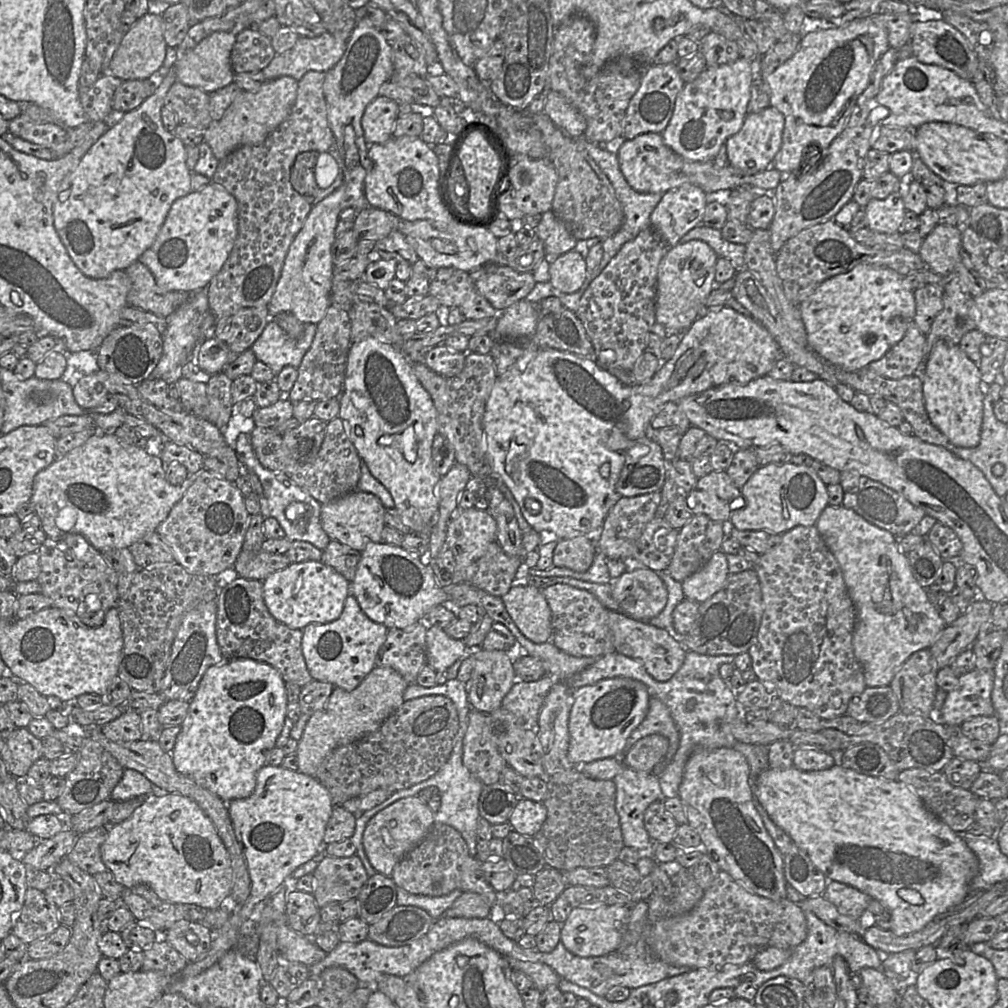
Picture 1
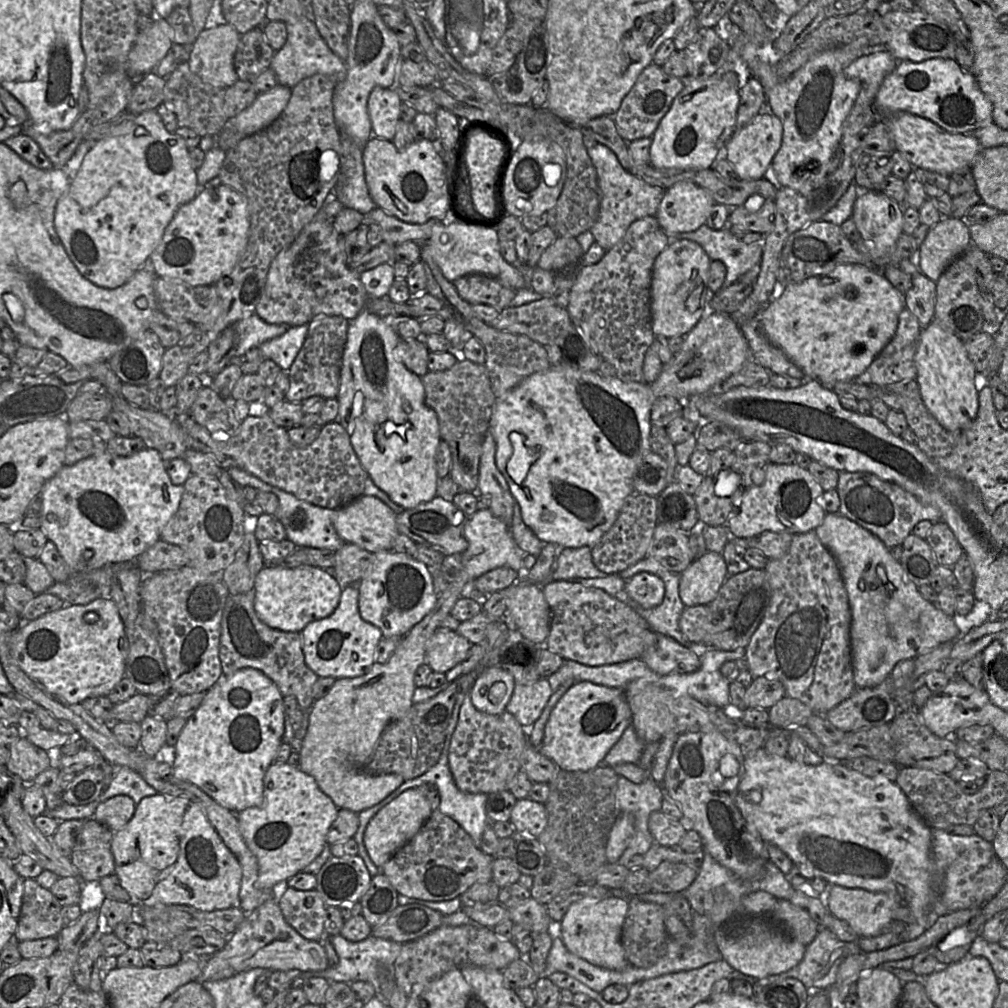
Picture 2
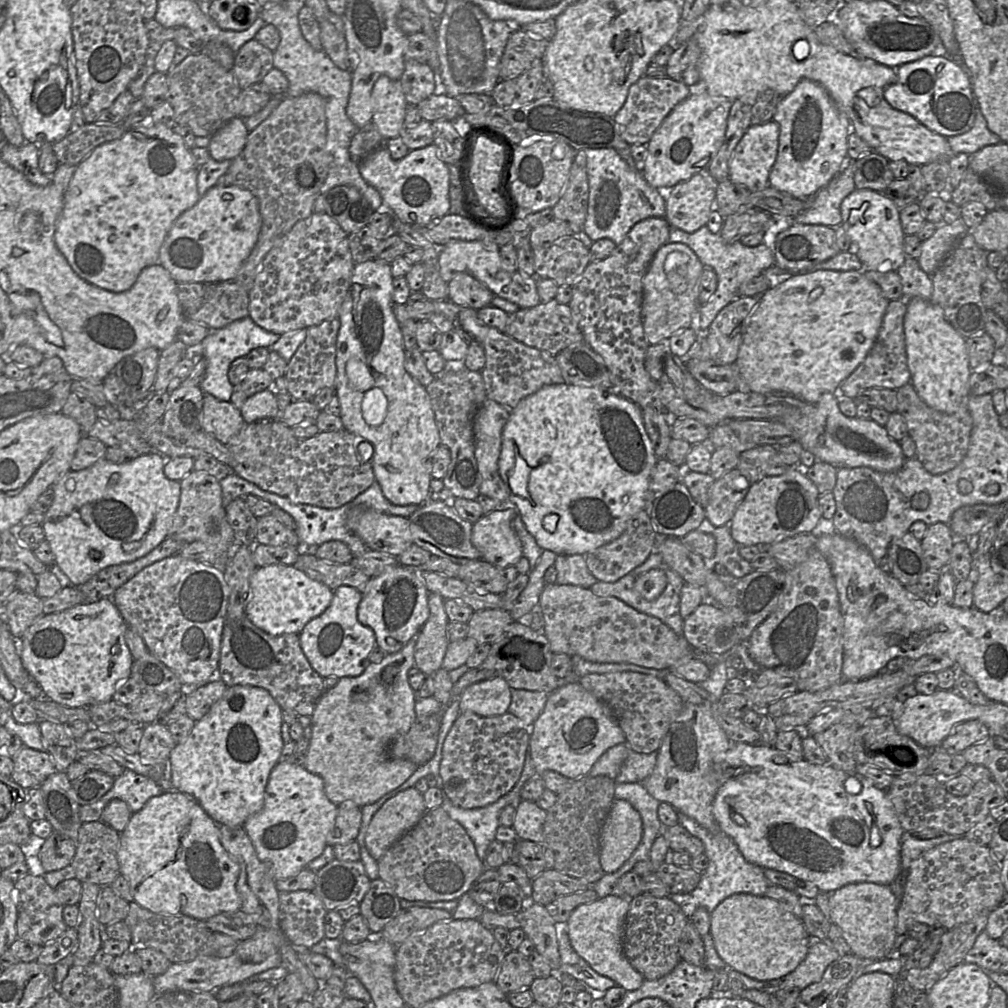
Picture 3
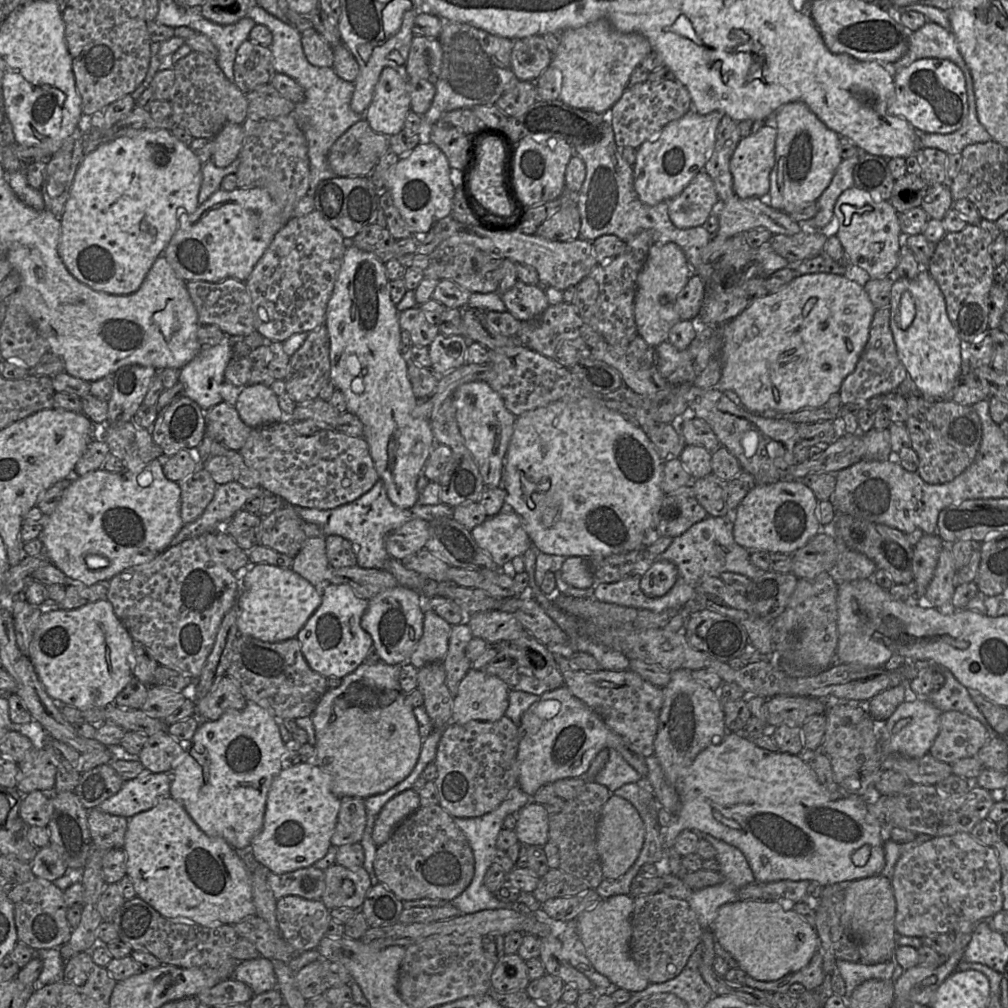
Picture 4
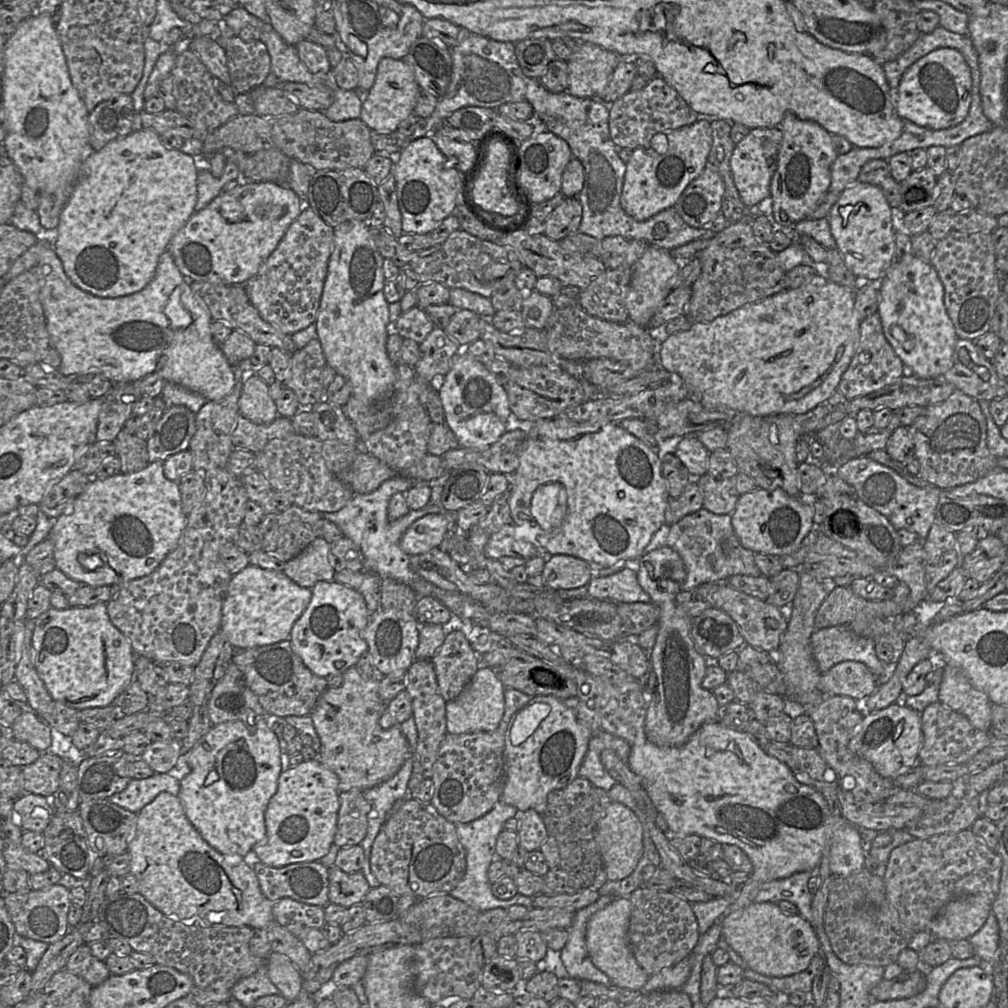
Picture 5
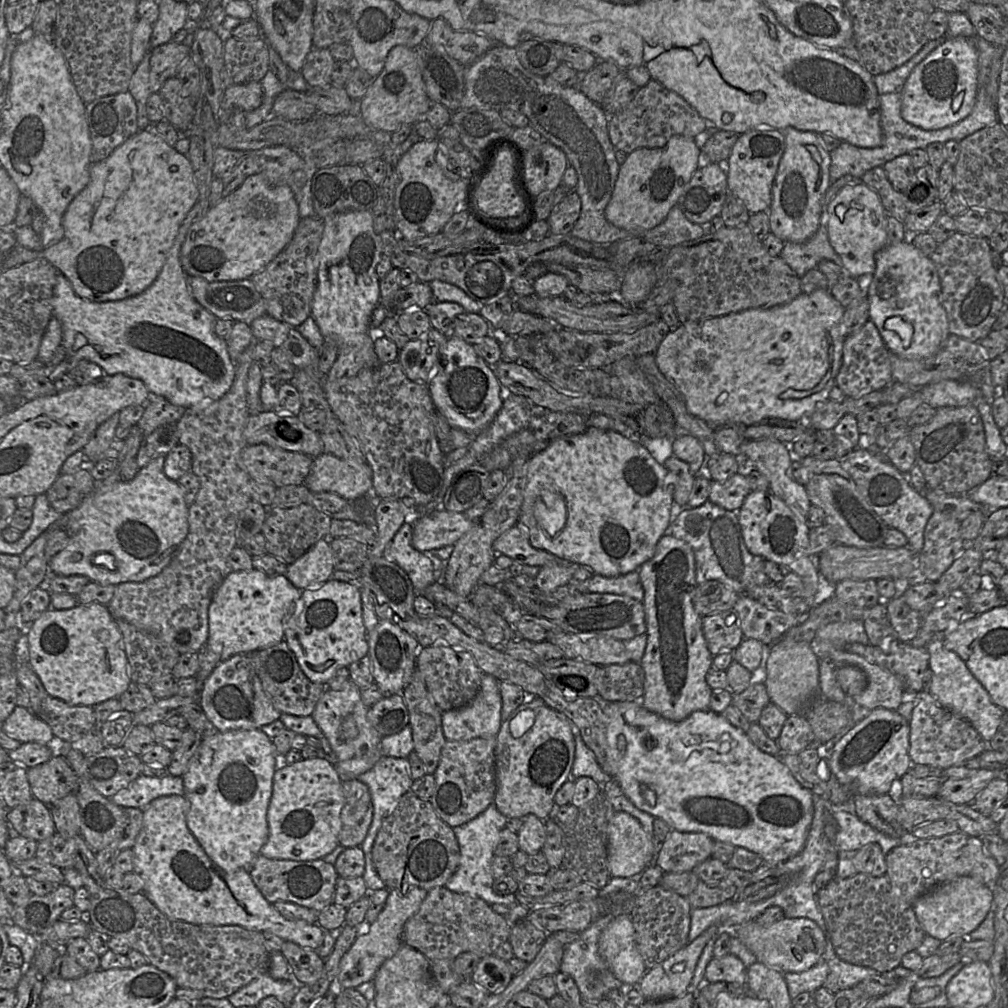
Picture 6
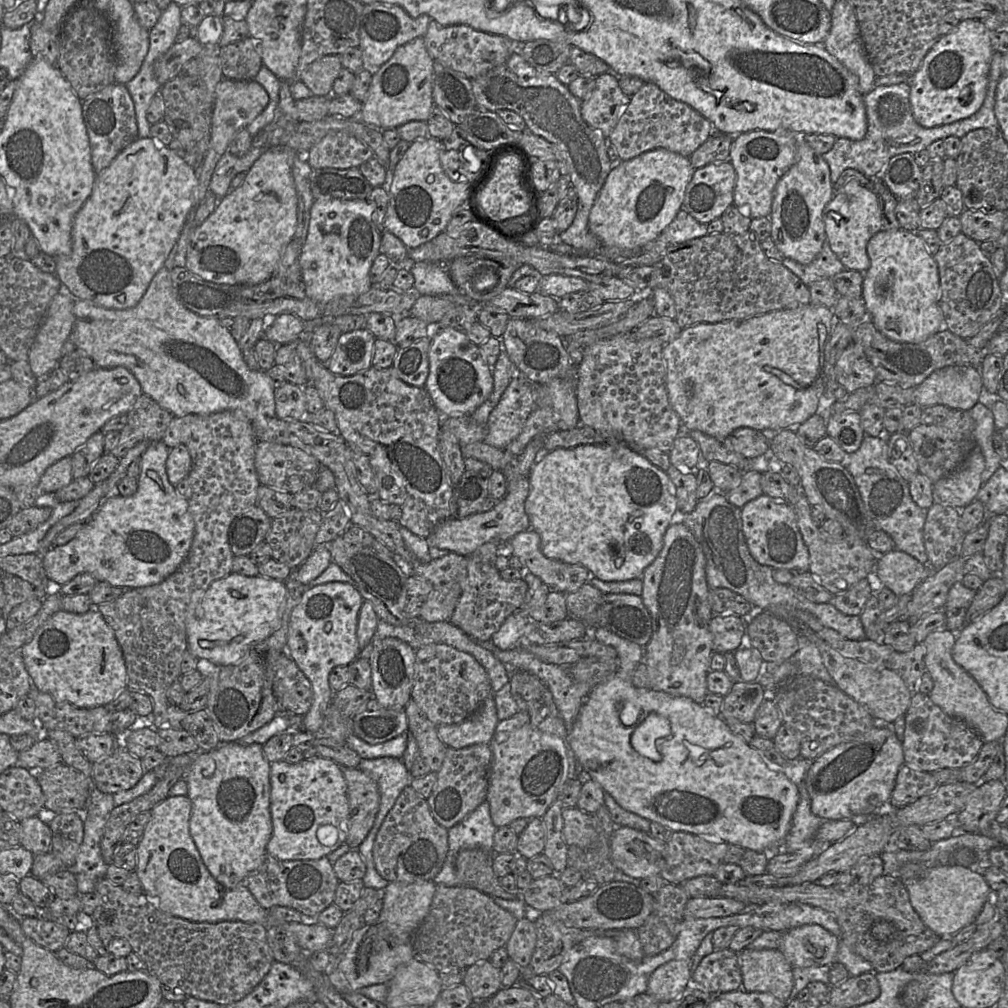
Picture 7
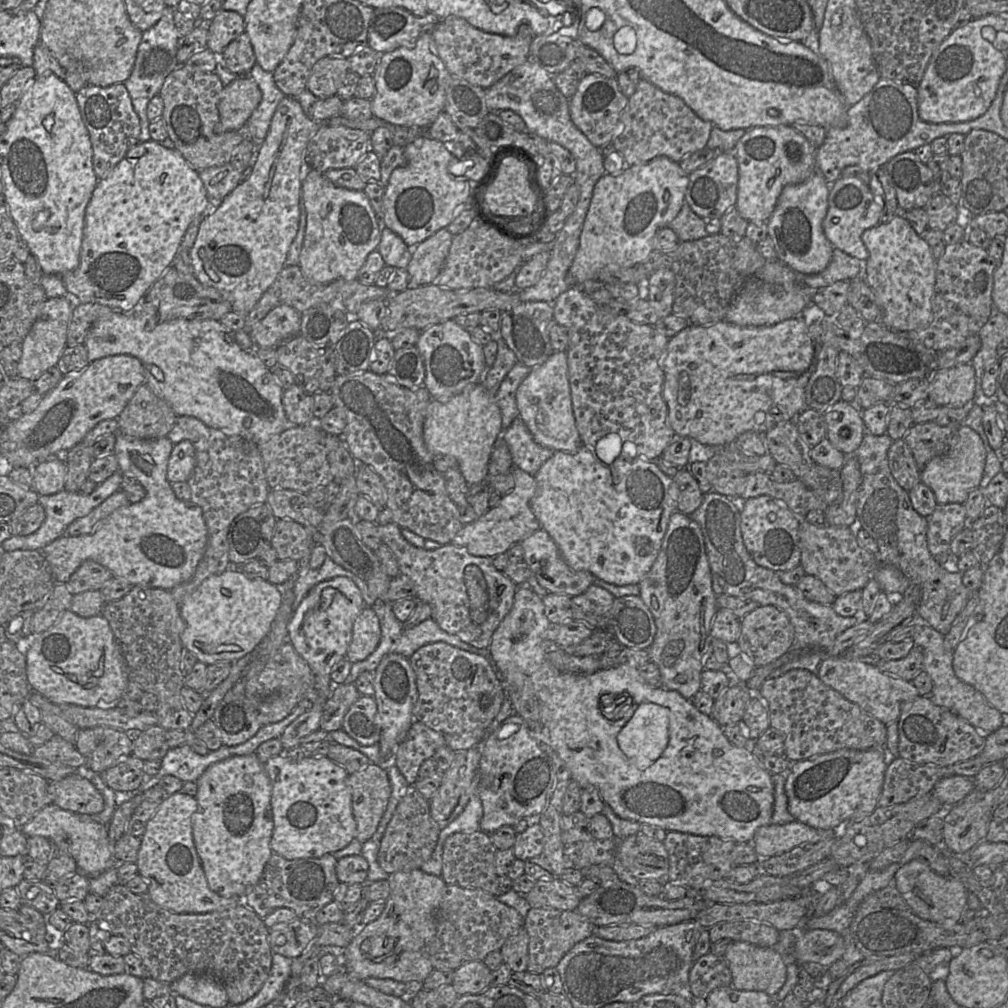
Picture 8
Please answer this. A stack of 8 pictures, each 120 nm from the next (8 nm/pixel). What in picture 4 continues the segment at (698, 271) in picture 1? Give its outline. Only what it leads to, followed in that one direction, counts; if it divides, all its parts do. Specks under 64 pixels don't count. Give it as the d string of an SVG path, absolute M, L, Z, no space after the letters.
M676 243L651 246L637 277L634 318L638 334L652 347L656 348L667 341L670 329L681 320L675 310L675 302L691 276L693 276L693 271L683 250Z

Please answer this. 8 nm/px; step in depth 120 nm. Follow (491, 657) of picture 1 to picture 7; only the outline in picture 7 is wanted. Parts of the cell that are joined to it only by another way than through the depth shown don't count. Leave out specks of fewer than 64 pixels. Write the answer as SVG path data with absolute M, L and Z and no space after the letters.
M493 695L461 723L437 726L437 733L447 748L462 749L474 744L490 744L498 722Z

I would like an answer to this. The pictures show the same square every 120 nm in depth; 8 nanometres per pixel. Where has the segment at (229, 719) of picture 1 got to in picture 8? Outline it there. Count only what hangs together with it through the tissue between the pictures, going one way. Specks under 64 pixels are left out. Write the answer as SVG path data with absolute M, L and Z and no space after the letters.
M254 753L232 756L211 764L198 778L196 784L197 810L191 818L192 835L208 886L224 898L244 897L258 882L269 858L274 853L271 849L274 829L271 809L272 784L264 764Z

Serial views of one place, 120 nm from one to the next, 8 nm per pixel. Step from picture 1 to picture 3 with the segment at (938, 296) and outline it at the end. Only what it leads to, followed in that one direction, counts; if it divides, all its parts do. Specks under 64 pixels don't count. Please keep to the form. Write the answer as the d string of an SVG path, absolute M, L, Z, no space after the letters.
M907 257L902 266L897 270L901 278L903 296L906 300L919 297L930 300L933 293L931 276L925 273L917 259Z

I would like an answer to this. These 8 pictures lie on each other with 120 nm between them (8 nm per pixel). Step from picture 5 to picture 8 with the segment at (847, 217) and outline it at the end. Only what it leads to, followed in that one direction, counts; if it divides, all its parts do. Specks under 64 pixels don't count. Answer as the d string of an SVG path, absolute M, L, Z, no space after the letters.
M840 177L829 186L828 209L823 231L834 248L864 262L869 252L862 242L863 232L881 222L881 211L869 187L854 177Z

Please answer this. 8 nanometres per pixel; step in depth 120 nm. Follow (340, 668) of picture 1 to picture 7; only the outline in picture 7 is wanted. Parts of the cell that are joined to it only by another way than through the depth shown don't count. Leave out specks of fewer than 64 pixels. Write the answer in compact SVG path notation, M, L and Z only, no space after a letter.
M329 582L307 588L300 602L291 613L287 653L312 684L313 702L302 718L301 730L323 733L322 724L326 710L332 703L333 690L329 675L337 666L348 666L359 656L361 649L357 642L359 612L364 599L352 585L344 582Z

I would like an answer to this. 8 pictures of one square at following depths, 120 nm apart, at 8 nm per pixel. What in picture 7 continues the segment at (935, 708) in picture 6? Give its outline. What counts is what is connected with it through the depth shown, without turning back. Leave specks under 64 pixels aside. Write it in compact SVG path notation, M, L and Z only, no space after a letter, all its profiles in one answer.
M913 692L910 706L905 713L905 730L902 741L904 763L910 767L934 772L942 768L959 768L972 762L984 741L964 721L945 714L929 695Z

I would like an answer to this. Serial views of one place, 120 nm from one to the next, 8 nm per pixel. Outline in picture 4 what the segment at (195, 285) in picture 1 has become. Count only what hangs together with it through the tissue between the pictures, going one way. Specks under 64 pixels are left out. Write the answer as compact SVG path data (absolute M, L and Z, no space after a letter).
M264 188L219 189L195 212L182 215L163 255L185 282L219 282L233 278L246 282L283 224L283 214Z

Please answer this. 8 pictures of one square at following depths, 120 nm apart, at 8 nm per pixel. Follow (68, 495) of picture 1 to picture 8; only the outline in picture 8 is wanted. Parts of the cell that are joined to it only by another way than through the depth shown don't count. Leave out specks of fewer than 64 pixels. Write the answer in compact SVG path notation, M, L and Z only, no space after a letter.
M119 431L115 436L113 453L118 461L119 471L122 474L133 474L145 488L145 497L140 502L130 503L115 510L100 521L90 534L57 538L41 550L42 554L56 583L67 583L85 560L93 560L109 569L115 578L125 579L133 586L170 591L191 579L205 553L208 531L202 509L191 500L178 499L167 480L167 466L174 445L168 437L136 439Z

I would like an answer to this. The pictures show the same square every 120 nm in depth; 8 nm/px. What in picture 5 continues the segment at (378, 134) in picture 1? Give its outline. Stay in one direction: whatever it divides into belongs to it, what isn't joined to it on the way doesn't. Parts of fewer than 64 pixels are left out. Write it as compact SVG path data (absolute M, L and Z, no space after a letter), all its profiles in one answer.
M382 58L373 86L363 99L360 119L373 132L392 133L414 113L419 86L411 66L402 59Z

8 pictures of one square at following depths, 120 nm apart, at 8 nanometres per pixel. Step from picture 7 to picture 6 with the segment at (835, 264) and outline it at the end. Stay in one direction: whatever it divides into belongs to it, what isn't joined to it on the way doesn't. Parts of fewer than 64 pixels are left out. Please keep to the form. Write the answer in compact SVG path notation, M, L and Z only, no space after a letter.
M821 224L817 232L803 243L785 242L779 255L797 274L799 278L817 265L822 260L830 260L843 266L840 256L831 246L828 238L827 227Z

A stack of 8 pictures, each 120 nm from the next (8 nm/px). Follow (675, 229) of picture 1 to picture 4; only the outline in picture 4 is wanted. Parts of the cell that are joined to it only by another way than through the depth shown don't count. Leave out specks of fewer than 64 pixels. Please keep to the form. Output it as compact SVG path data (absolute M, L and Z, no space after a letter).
M701 170L679 195L668 200L670 220L680 229L702 226L718 201L714 181Z

